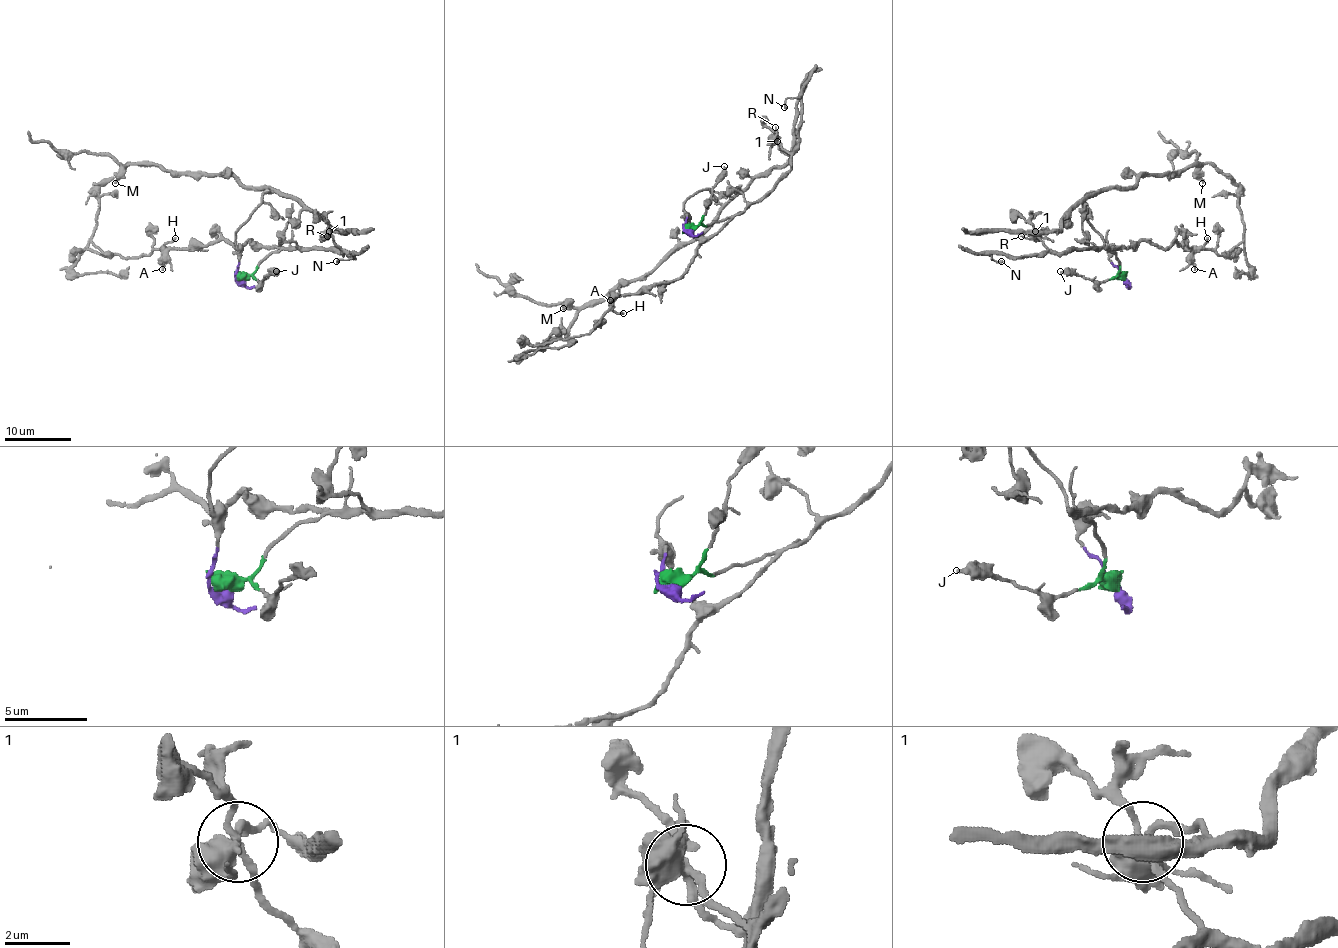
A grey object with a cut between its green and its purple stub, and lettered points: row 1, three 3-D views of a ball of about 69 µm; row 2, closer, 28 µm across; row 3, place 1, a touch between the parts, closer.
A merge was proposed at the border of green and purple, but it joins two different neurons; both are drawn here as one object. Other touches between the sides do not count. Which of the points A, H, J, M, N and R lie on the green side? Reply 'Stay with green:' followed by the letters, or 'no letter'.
Stay with green: A, H, J, N

